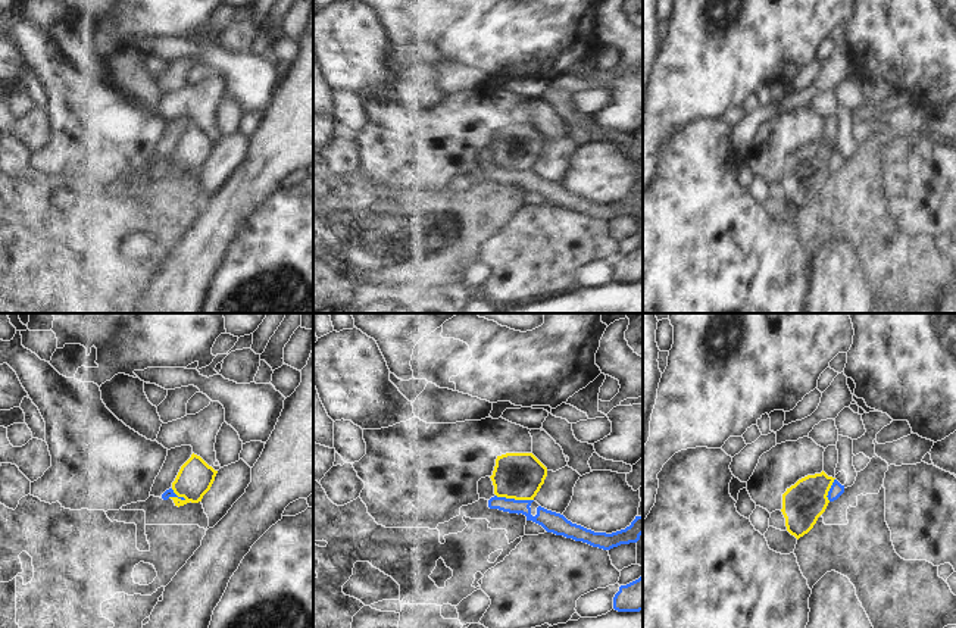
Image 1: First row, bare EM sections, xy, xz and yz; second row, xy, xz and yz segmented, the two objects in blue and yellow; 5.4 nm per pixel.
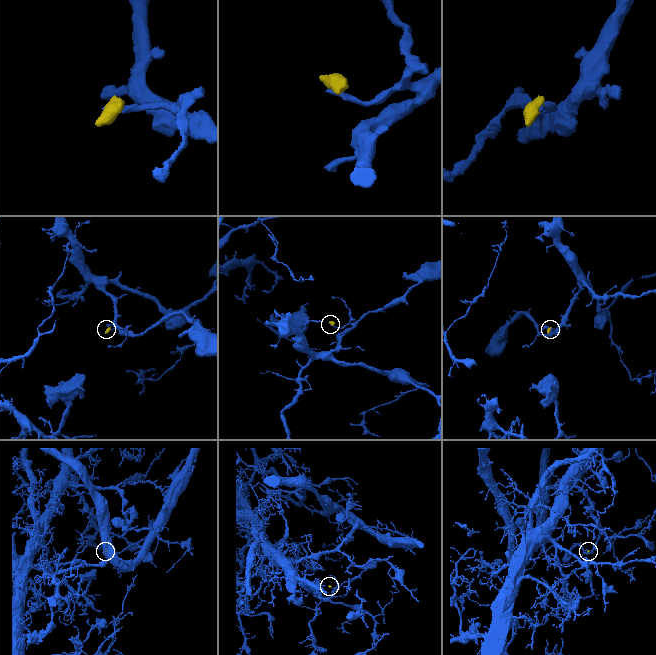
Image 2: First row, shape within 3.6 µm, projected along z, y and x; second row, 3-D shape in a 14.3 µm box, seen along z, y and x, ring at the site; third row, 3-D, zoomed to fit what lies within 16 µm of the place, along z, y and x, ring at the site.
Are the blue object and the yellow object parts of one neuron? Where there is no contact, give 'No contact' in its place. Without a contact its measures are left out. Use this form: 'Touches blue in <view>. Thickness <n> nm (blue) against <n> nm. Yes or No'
Touches blue in xz. Thickness 110 nm (blue) against 260 nm. No

